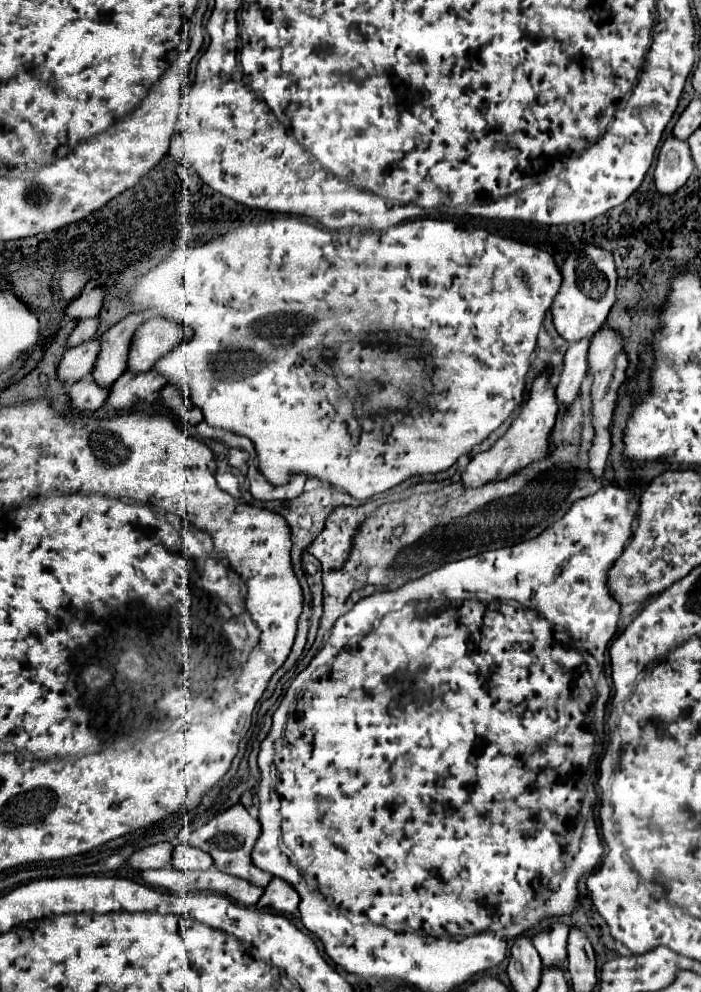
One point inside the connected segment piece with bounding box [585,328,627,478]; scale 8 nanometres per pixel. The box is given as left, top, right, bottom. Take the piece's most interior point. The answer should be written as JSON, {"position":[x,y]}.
{"position":[607,362]}

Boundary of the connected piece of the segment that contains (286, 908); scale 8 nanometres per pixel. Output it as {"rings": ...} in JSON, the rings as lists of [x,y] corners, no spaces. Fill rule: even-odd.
{"rings":[[[273,878],[267,884],[267,888],[265,888],[263,896],[259,898],[257,906],[259,908],[269,906],[269,908],[273,908],[275,912],[281,912],[281,914],[293,914],[299,906],[299,894],[287,882],[283,882],[279,878]]]}

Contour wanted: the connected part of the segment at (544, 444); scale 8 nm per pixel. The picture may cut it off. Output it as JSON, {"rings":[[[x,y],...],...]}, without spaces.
{"rings":[[[543,372],[537,376],[523,412],[515,418],[511,428],[487,452],[479,452],[471,458],[465,472],[461,474],[461,482],[469,488],[479,488],[489,482],[505,480],[511,474],[517,474],[519,470],[527,468],[531,462],[539,462],[547,458],[547,454],[551,454],[551,432],[555,426],[557,410],[559,406],[555,398],[555,388],[551,386],[551,376],[549,372]]]}

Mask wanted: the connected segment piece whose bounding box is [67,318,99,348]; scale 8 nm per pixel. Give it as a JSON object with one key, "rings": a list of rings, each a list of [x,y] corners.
{"rings":[[[89,318],[89,320],[79,322],[79,324],[75,326],[75,330],[69,334],[67,346],[69,346],[69,348],[71,348],[71,346],[79,346],[79,344],[91,340],[91,338],[95,336],[95,332],[97,332],[97,326],[99,326],[99,320],[97,320],[97,318]]]}

